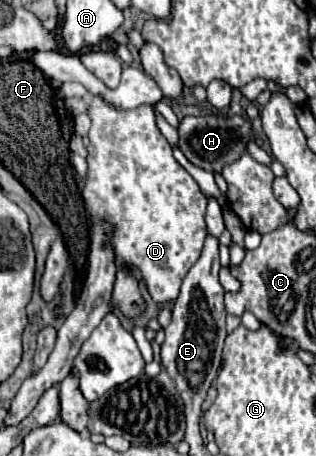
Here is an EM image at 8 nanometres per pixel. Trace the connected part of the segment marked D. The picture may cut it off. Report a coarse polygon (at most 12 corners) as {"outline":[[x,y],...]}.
{"outline":[[88,98],[92,218],[118,264],[174,302],[206,196],[154,108]]}

